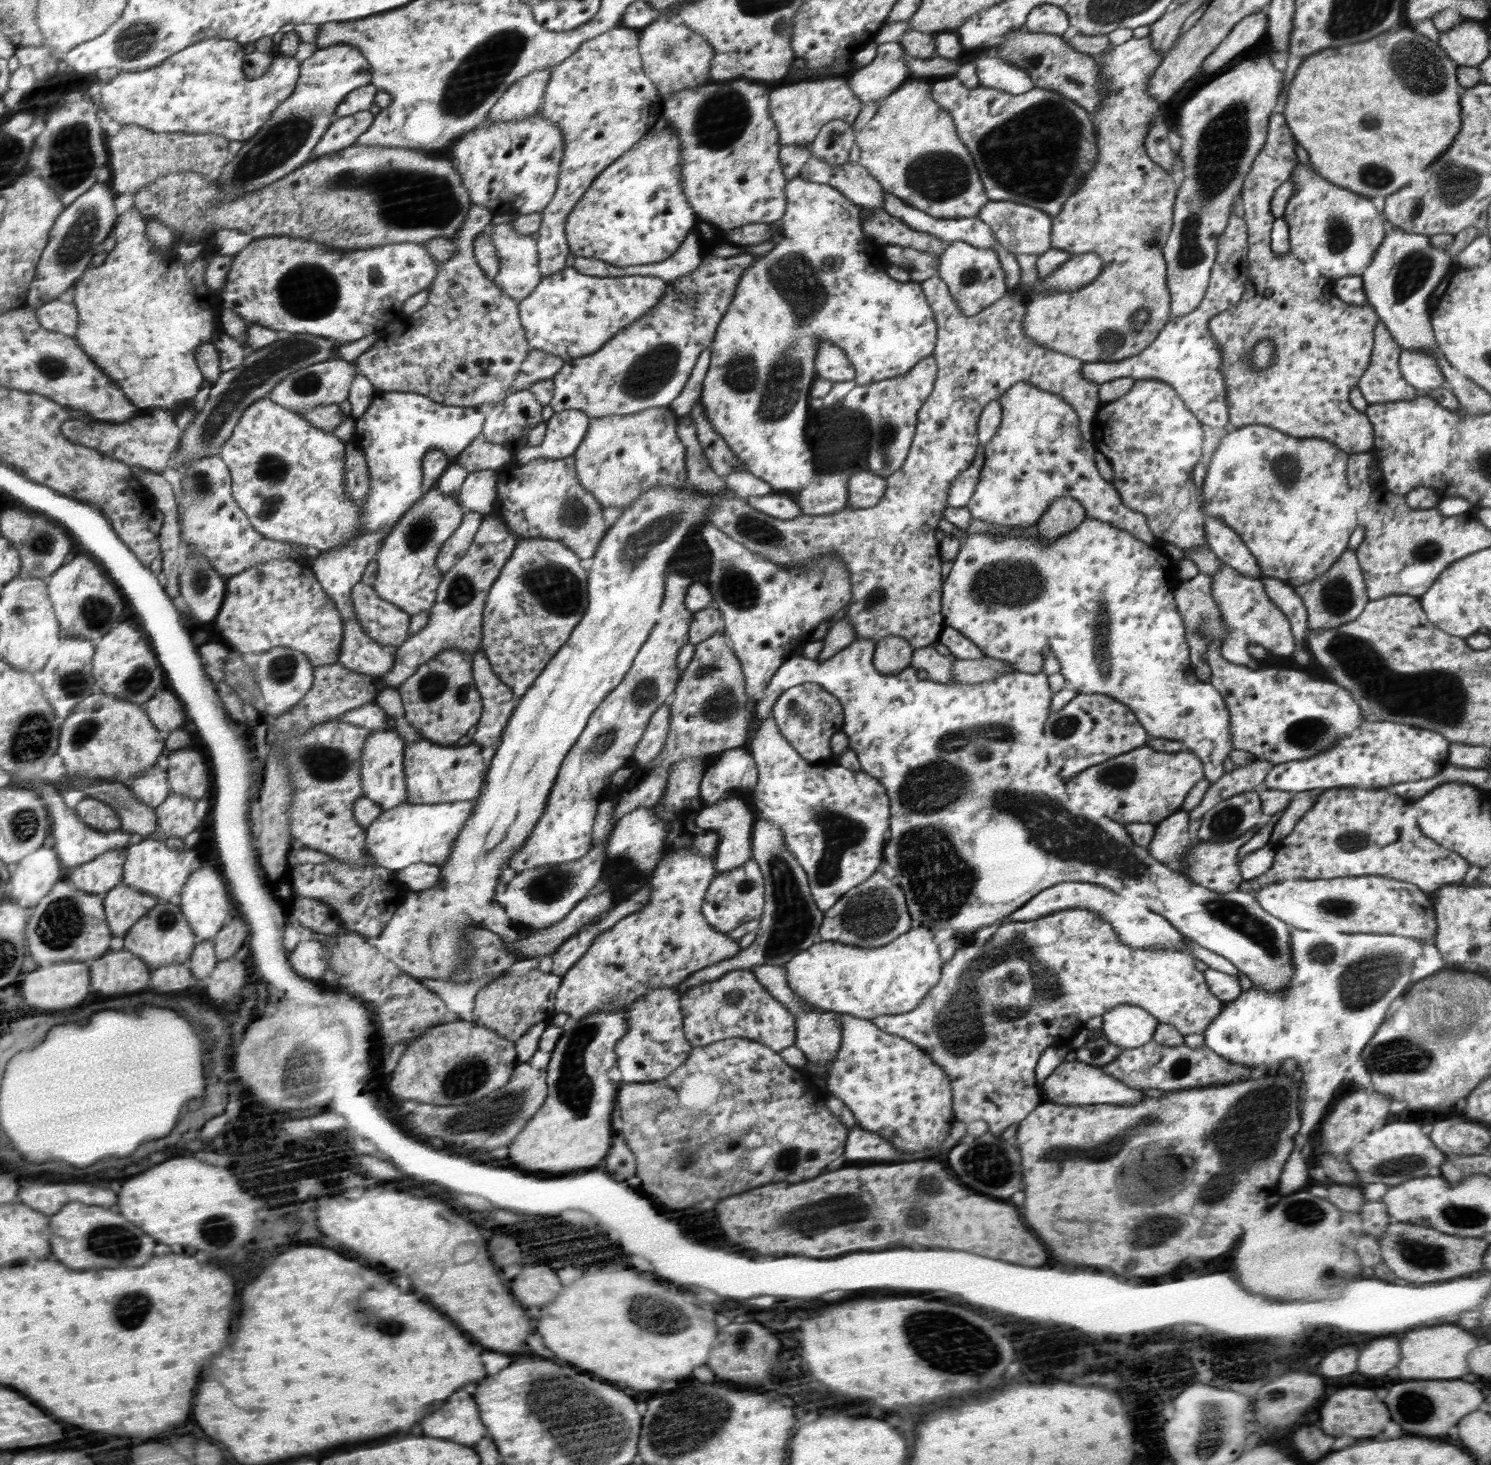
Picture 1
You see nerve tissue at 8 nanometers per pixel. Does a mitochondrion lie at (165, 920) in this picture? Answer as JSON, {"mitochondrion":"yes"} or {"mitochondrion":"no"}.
{"mitochondrion":"yes"}

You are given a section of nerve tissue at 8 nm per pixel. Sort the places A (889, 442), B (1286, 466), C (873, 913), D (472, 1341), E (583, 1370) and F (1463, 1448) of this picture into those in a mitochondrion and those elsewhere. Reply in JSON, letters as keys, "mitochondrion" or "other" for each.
{"A":"mitochondrion","B":"mitochondrion","C":"mitochondrion","D":"other","E":"other","F":"other"}

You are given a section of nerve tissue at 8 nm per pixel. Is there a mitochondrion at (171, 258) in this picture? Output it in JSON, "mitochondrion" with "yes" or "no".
{"mitochondrion":"no"}

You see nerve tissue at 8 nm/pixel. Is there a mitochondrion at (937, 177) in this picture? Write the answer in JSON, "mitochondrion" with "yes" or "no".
{"mitochondrion":"yes"}

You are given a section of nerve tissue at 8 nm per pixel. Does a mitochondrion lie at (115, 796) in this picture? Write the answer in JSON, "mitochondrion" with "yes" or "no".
{"mitochondrion":"no"}

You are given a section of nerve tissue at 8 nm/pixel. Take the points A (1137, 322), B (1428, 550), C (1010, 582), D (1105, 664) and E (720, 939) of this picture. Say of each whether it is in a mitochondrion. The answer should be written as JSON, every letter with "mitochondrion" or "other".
{"A":"mitochondrion","B":"mitochondrion","C":"mitochondrion","D":"mitochondrion","E":"other"}

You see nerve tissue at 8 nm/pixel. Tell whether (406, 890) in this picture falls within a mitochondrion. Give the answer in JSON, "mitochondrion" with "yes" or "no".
{"mitochondrion":"no"}

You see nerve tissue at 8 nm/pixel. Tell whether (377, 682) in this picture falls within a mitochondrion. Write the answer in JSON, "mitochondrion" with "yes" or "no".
{"mitochondrion":"no"}

